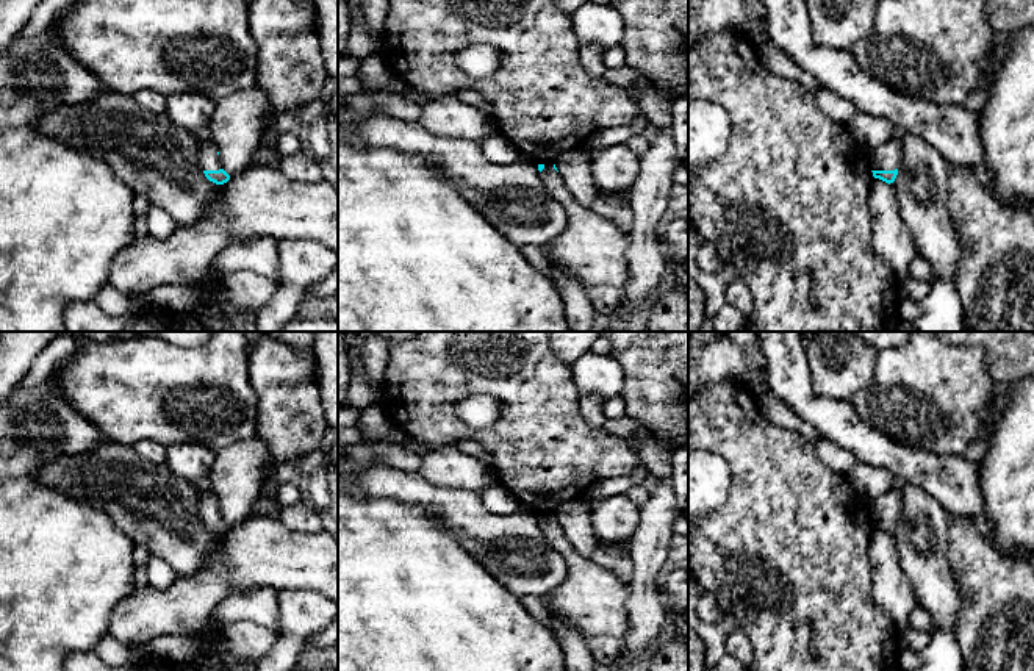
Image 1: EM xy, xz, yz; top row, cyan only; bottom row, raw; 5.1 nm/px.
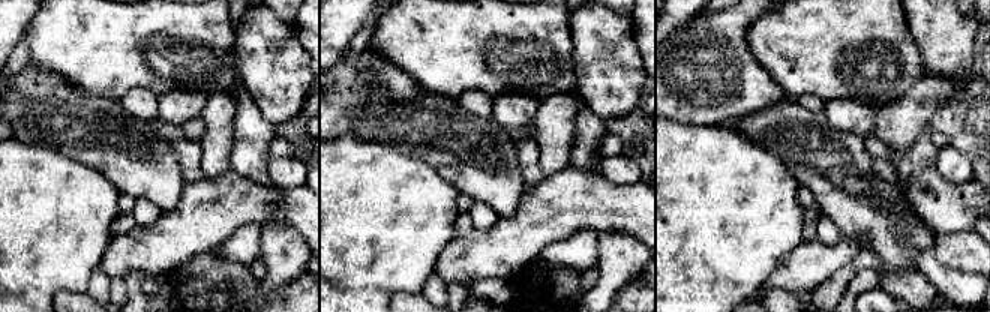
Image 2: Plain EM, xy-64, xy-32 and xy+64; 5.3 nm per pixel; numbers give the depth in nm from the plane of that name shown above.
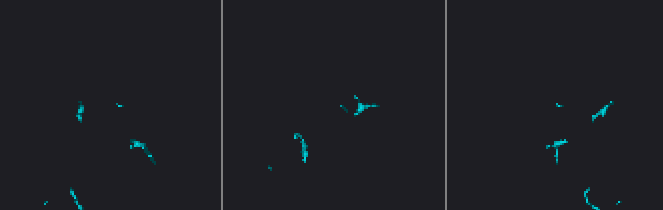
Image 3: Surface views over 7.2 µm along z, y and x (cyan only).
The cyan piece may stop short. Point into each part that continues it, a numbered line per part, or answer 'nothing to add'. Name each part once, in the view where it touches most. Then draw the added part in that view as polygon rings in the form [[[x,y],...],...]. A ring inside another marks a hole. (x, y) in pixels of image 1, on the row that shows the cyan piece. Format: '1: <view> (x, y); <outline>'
1: yz (887, 157); [[[887,139],[870,150],[871,170],[895,170],[901,166],[901,141]]]

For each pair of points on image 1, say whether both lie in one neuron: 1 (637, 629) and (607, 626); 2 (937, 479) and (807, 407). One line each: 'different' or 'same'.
1: different
2: same

